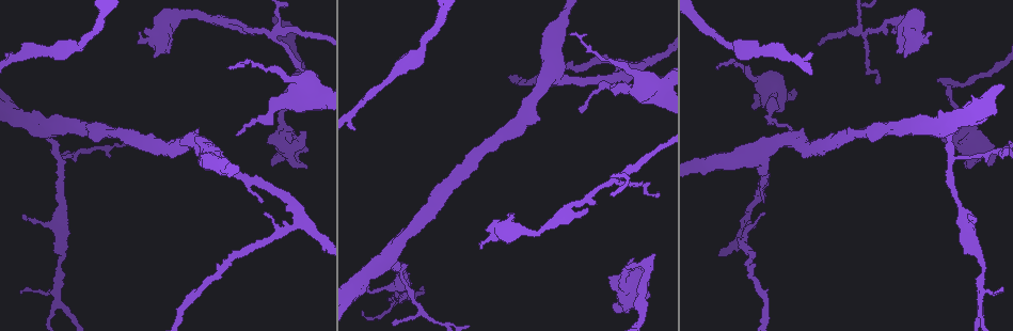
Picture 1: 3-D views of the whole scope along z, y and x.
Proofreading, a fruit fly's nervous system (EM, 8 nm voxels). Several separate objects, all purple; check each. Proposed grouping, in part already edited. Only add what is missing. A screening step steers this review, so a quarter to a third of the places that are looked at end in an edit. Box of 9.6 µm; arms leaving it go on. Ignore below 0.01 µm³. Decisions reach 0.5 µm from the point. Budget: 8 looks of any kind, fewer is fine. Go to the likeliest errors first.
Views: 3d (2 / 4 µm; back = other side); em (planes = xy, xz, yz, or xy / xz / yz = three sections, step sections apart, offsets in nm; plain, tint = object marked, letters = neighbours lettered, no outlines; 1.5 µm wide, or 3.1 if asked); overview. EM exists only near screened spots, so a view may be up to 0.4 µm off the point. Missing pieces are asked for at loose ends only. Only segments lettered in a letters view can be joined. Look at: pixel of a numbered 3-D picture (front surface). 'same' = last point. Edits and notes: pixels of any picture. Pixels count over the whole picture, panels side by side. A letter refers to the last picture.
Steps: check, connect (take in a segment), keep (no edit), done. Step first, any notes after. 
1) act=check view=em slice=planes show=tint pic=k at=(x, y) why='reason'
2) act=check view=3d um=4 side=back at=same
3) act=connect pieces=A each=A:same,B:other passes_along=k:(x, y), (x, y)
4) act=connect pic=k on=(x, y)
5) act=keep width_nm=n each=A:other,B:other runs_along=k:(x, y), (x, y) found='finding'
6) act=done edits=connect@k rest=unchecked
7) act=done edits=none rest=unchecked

act=check view=em um=3.1 slice=planes show=letters pic=1 at=(228, 68) why='free end'

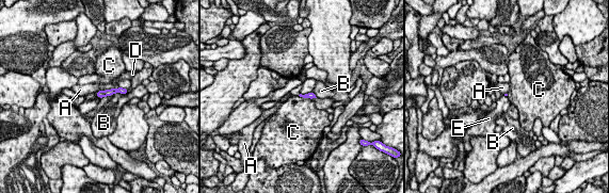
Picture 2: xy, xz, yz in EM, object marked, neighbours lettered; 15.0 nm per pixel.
act=keep each=A:other,B:other,C:other,D:other,E:other border=2:(310, 91), (300, 94) found='none of them fits'

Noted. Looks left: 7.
act=check view=3d um=4 pic=1 at=(363, 311) why='thin end'

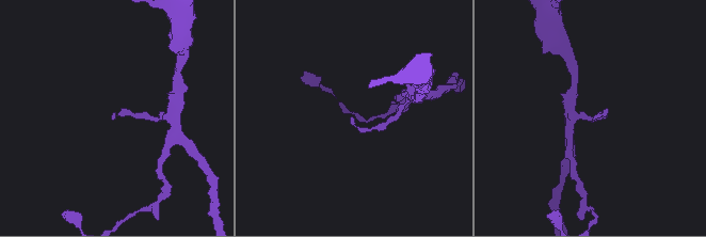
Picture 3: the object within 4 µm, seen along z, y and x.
act=check view=em slice=planes show=plain pic=3 at=(352, 116) why='need the tissue'

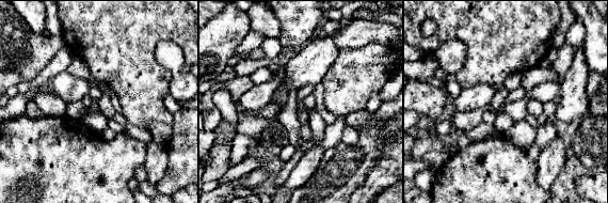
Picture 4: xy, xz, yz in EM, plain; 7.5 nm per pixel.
act=check view=em slice=planes show=letters at=same why='see the neighbours'

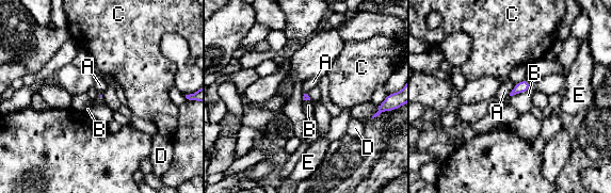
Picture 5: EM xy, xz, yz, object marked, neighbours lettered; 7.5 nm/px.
act=keep each=A:other,B:other,C:other,D:other,E:other border=5:(528, 90), (511, 96) found='no lettered segment goes on from it'

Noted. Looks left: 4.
act=check view=3d um=2 pic=1 at=(877, 83) why='an open end'

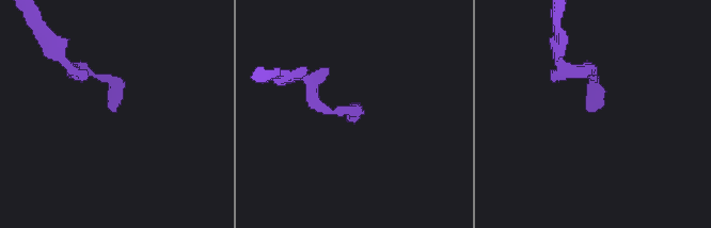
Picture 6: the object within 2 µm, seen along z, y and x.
act=check view=em slice=yz step=8 show=tint pic=6 at=(588, 110) why='shape alone is not enough'

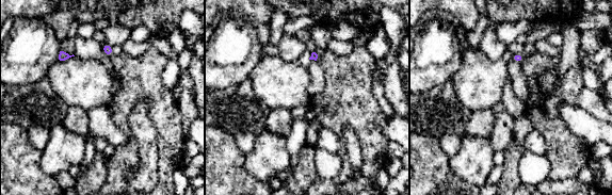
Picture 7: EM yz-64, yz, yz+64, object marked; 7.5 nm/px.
act=check view=em slice=planes show=letters at=same why='another direction'

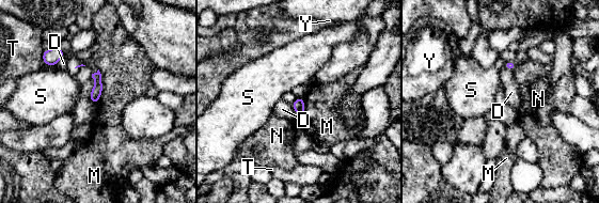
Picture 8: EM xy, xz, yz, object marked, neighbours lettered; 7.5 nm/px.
act=keep longest_contact=M:280nm each=D:other,M:other,N:other,S:other,T:other,Y:other border=8:(98, 68), (101, 94), (96, 104) found='no lettered segment goes on from it'

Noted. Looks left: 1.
act=done edits=none rest=unchecked

